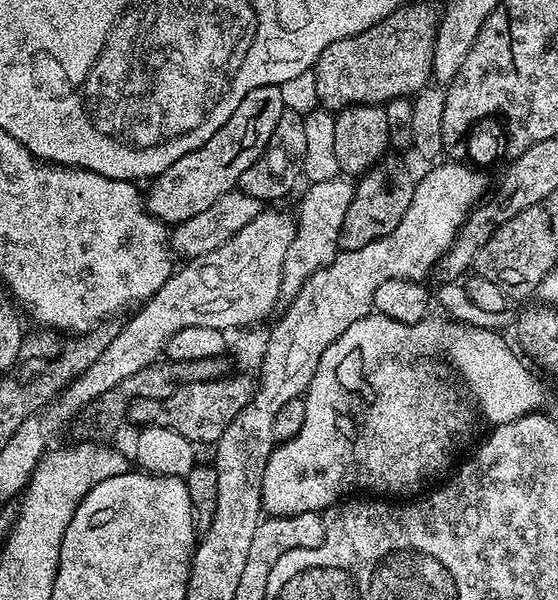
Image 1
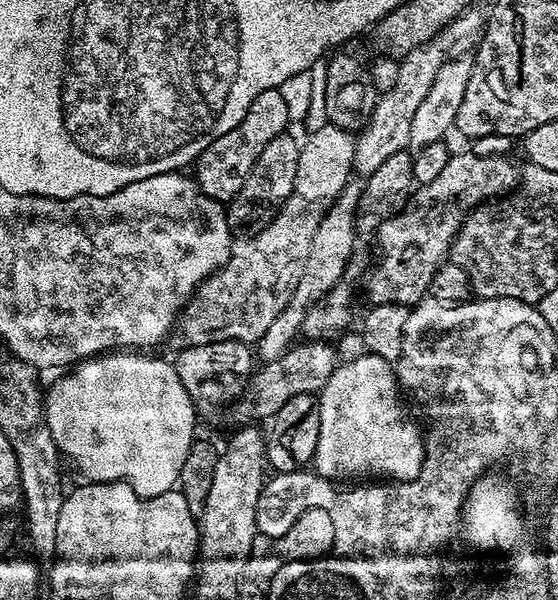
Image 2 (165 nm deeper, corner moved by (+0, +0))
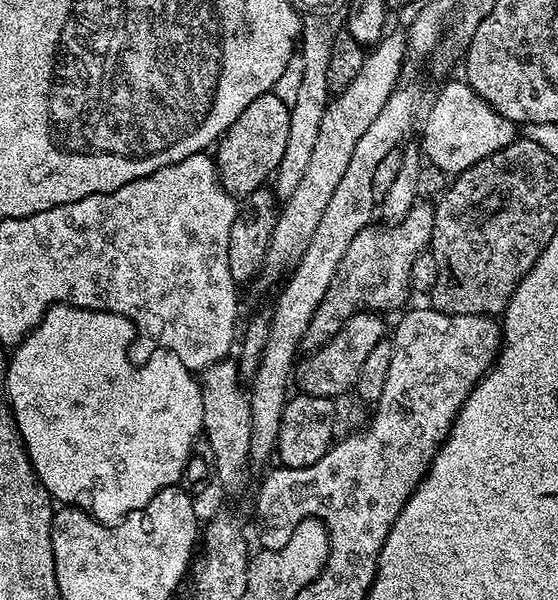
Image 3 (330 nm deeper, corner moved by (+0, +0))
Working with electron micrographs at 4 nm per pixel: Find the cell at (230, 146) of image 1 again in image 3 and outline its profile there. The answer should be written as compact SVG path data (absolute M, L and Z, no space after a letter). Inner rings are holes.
M275 91L264 92L258 98L254 98L254 102L250 102L250 106L242 110L242 114L238 114L238 118L224 131L215 145L216 173L220 176L220 184L225 192L229 192L233 198L254 194L254 190L265 185L264 179L267 176L269 179L275 173L278 162L282 162L282 154L286 154L286 137L290 135L289 107L286 102L282 102L282 98L276 96Z

